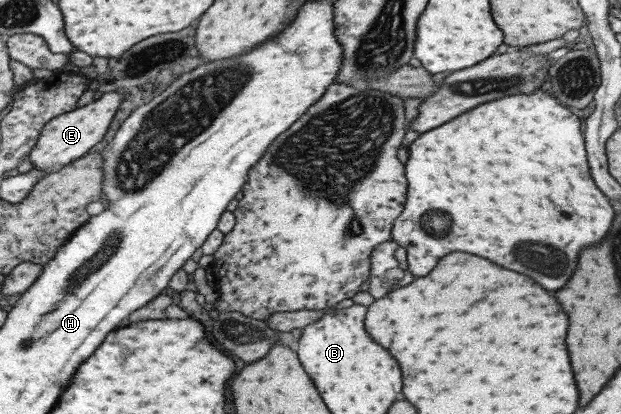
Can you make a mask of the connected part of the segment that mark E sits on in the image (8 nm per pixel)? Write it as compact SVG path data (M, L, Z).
M102 93L100 98L84 107L49 120L38 136L36 147L29 154L29 160L33 163L33 167L41 171L55 171L85 155L95 143L101 141L120 103L121 95L119 93Z

